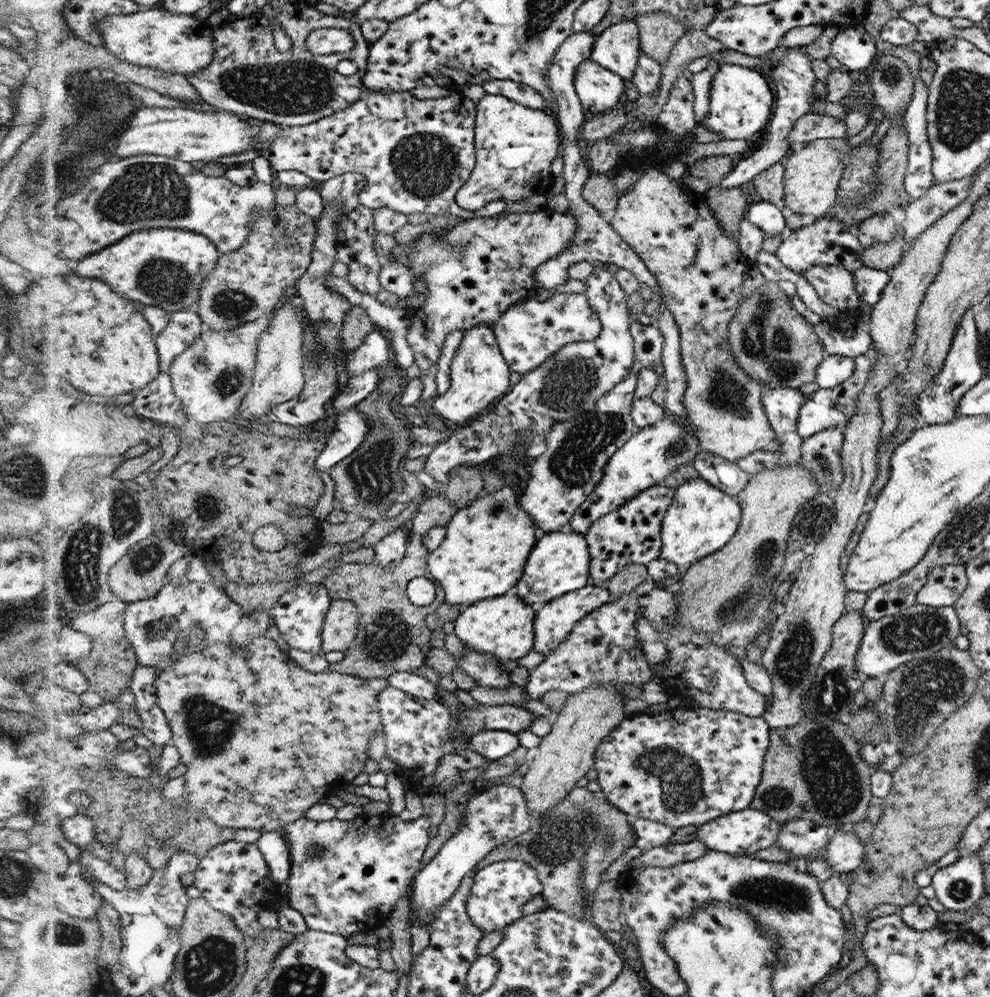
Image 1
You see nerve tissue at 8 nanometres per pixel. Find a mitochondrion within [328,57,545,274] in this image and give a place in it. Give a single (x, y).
(425, 164)

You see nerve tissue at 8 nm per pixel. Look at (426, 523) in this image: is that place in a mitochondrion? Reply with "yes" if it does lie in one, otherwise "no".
no

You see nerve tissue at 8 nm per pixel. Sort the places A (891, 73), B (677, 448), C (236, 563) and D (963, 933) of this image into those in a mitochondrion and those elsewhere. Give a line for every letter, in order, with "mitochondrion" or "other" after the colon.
A: mitochondrion
B: mitochondrion
C: other
D: other

